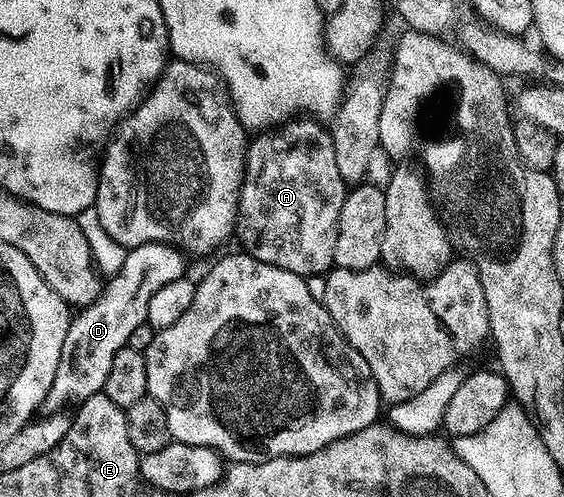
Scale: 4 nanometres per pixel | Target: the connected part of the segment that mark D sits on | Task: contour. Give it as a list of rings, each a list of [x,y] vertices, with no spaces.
[[[144,243],[132,248],[126,254],[123,269],[108,276],[97,298],[70,318],[67,337],[63,337],[63,353],[59,353],[59,365],[55,369],[55,381],[51,381],[51,389],[47,389],[47,397],[41,402],[41,411],[46,416],[64,412],[80,405],[87,397],[104,392],[115,353],[127,346],[131,332],[145,323],[147,305],[155,289],[186,274],[184,258],[186,256],[178,248],[167,243]]]

